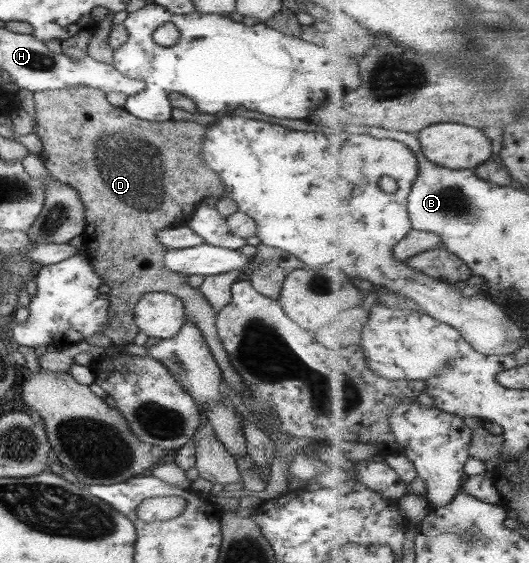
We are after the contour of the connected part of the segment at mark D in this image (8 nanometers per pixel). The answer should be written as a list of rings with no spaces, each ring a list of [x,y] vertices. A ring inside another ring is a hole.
[[[75,87],[54,91],[34,91],[33,105],[35,113],[35,125],[33,132],[41,141],[43,150],[40,153],[41,160],[46,166],[47,174],[54,180],[77,191],[79,201],[82,202],[85,215],[85,230],[82,233],[84,239],[85,256],[89,261],[92,271],[101,277],[101,284],[109,287],[105,293],[108,301],[108,325],[104,335],[108,337],[112,345],[124,347],[132,343],[138,327],[134,325],[134,305],[145,292],[166,292],[181,299],[184,314],[188,317],[188,323],[198,327],[202,333],[202,341],[211,351],[212,357],[220,371],[224,383],[228,385],[228,391],[238,393],[245,407],[259,421],[258,428],[267,435],[274,447],[273,459],[270,465],[261,468],[261,477],[266,486],[262,491],[254,495],[261,501],[274,499],[288,492],[285,474],[294,456],[300,451],[316,447],[312,441],[306,438],[290,438],[284,431],[277,429],[275,411],[270,408],[269,402],[257,401],[249,395],[249,389],[245,388],[244,382],[238,378],[218,336],[216,336],[216,313],[203,295],[188,286],[186,275],[168,271],[162,265],[162,254],[167,250],[160,245],[155,238],[155,231],[163,227],[186,226],[190,214],[202,199],[210,196],[223,195],[223,183],[219,175],[214,173],[203,161],[203,139],[207,127],[193,121],[166,120],[151,122],[136,119],[125,112],[122,107],[115,107],[106,101],[105,93],[98,88]]]

